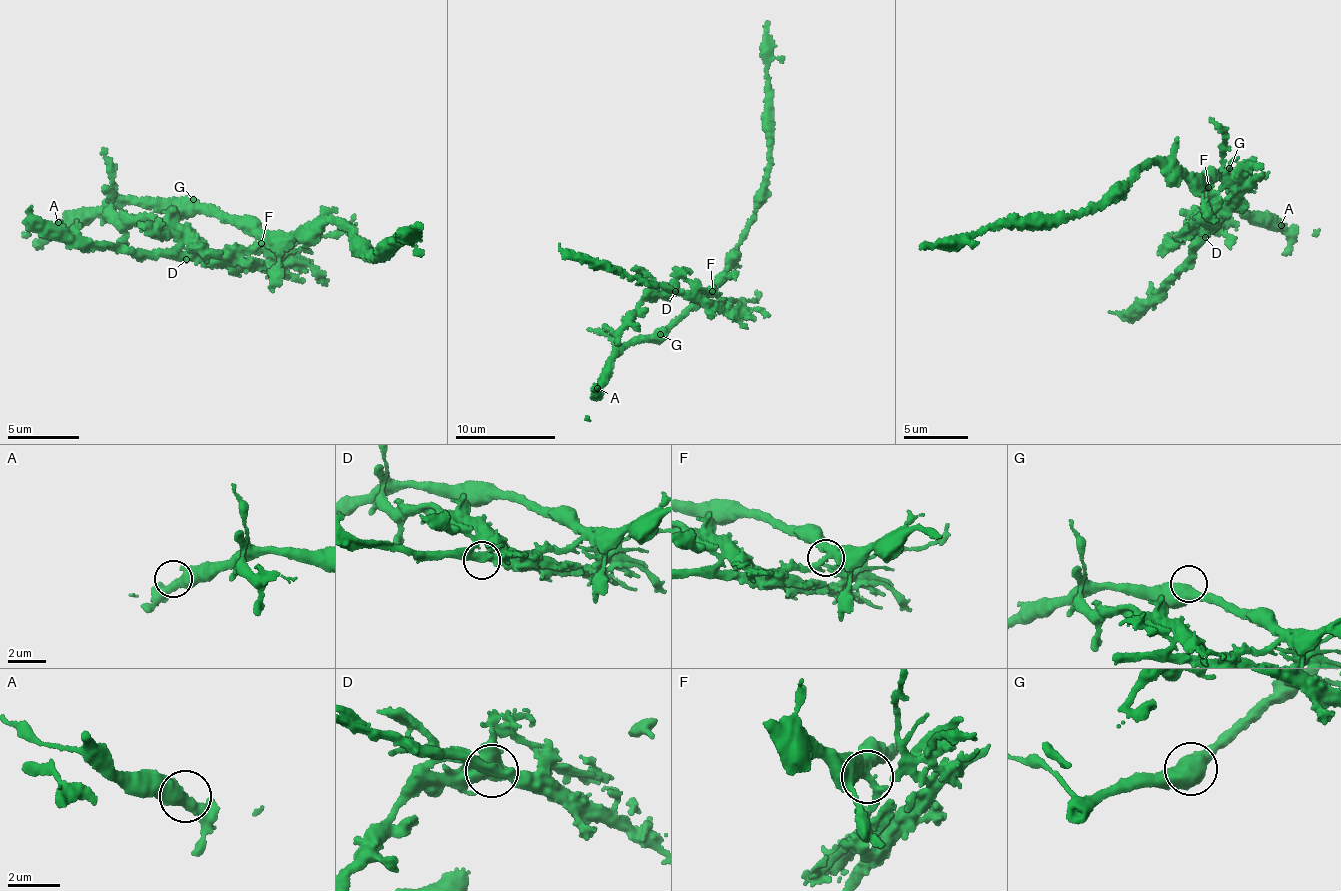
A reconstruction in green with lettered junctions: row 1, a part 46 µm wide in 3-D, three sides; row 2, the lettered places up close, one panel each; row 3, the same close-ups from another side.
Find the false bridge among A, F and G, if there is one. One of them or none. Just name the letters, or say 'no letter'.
F

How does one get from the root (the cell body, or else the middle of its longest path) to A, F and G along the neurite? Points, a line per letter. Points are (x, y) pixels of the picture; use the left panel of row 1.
A: (310, 224), (290, 241), (276, 244), (199, 209), (143, 207), (134, 203), (94, 211), (77, 225), (58, 222)
F: (310, 224), (299, 236), (284, 244), (269, 247), (260, 242)
G: (310, 224), (299, 236), (290, 241), (284, 241), (193, 199)

